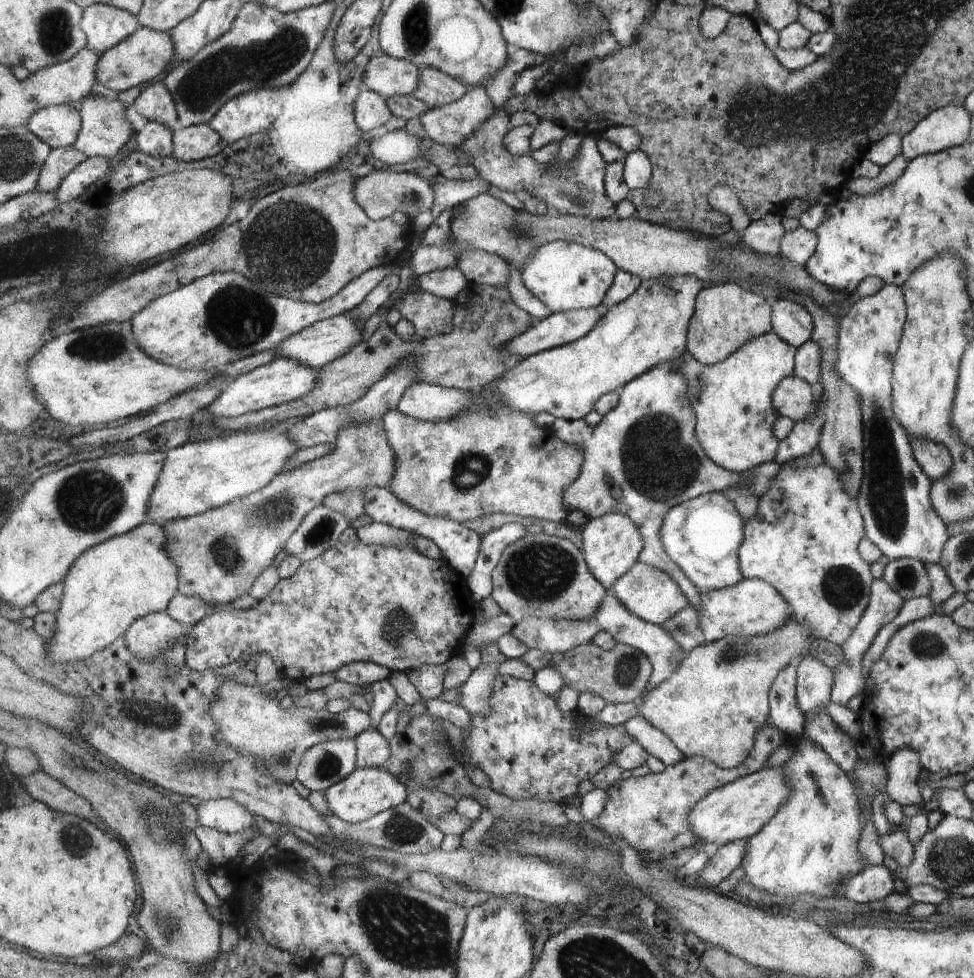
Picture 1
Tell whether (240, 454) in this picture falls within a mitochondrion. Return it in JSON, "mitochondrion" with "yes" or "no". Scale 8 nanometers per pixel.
{"mitochondrion":"no"}

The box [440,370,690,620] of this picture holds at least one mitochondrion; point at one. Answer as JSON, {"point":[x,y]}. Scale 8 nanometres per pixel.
{"point":[538,572]}

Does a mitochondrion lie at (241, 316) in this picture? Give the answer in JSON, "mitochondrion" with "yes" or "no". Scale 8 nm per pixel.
{"mitochondrion":"yes"}

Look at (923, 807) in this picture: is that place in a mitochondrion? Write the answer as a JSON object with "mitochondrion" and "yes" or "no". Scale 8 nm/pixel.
{"mitochondrion":"no"}

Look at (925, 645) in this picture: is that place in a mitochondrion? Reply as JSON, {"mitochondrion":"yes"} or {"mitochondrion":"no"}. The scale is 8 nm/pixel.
{"mitochondrion":"yes"}

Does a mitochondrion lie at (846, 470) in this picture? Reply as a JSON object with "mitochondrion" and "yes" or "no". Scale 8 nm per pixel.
{"mitochondrion":"yes"}

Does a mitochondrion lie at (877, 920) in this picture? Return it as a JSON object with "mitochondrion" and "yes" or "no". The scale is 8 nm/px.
{"mitochondrion":"no"}

